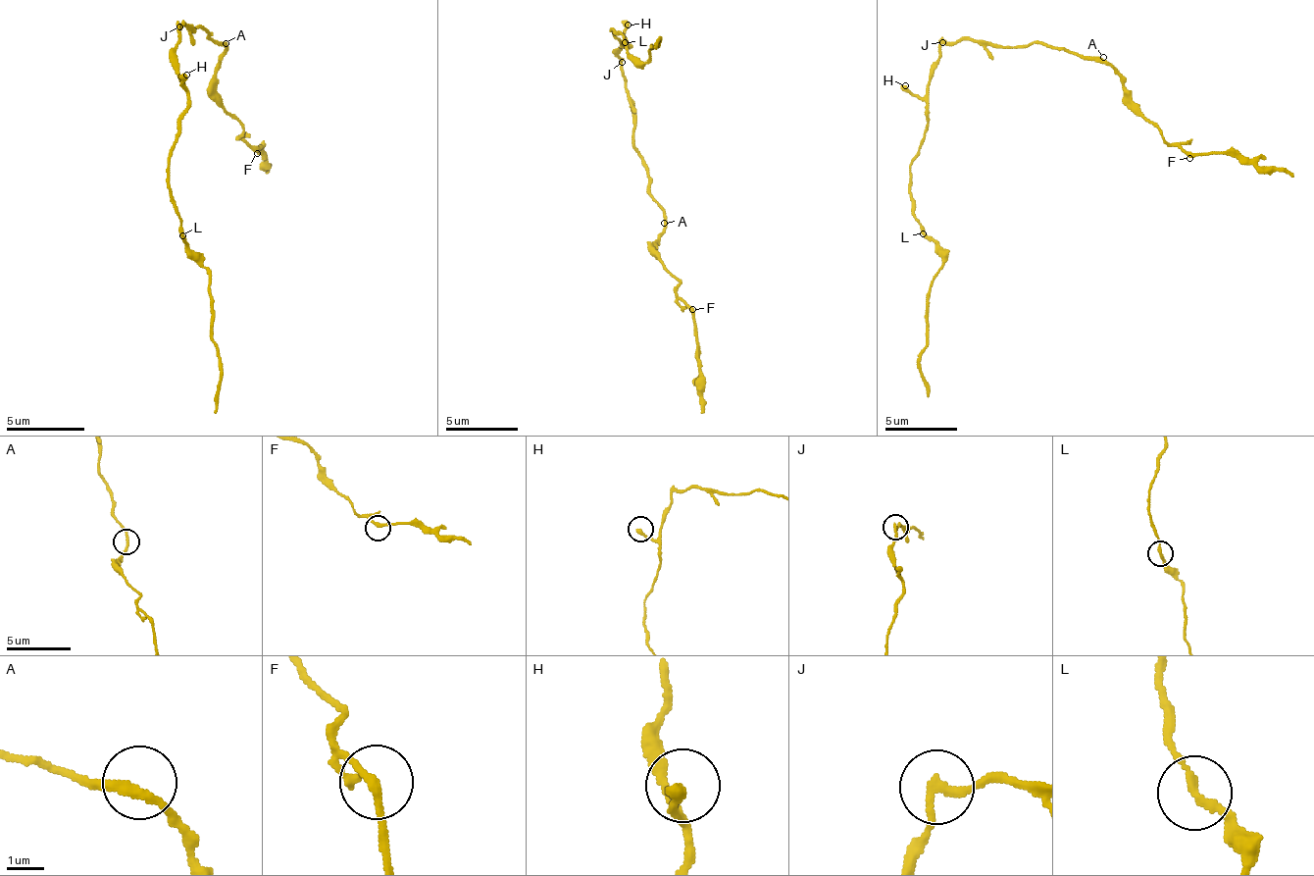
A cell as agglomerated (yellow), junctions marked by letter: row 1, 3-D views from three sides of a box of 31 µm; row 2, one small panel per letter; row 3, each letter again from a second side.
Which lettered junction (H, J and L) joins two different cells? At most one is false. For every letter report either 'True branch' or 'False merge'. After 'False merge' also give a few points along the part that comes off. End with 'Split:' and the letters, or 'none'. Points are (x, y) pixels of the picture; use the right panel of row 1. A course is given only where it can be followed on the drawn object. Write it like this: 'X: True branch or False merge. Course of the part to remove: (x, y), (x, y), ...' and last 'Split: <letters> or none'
H: True branch
J: False merge. Course of the part to remove: (941, 42), (1038, 42), (1103, 61), (1168, 143), (1179, 143), (1196, 154), (1243, 154), (1293, 176)
L: True branch
Split: J

